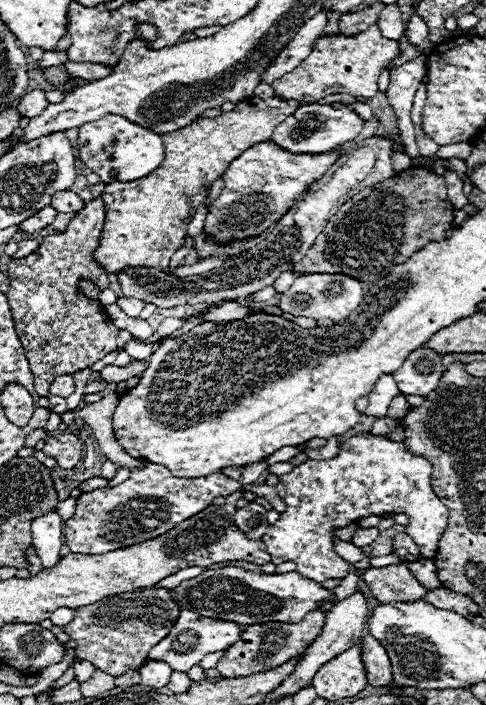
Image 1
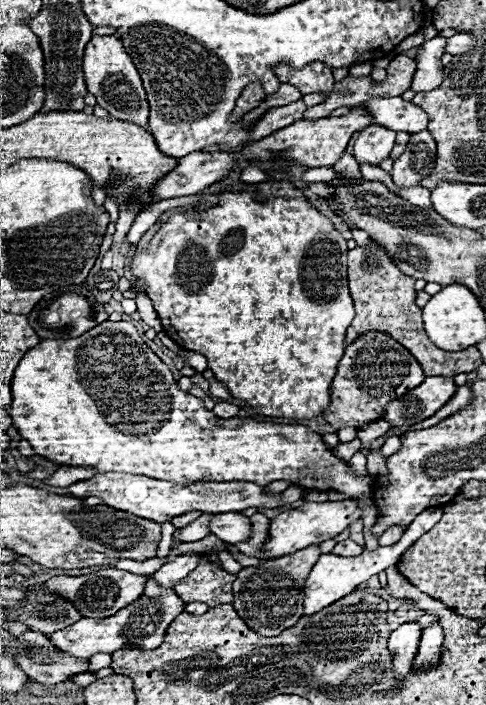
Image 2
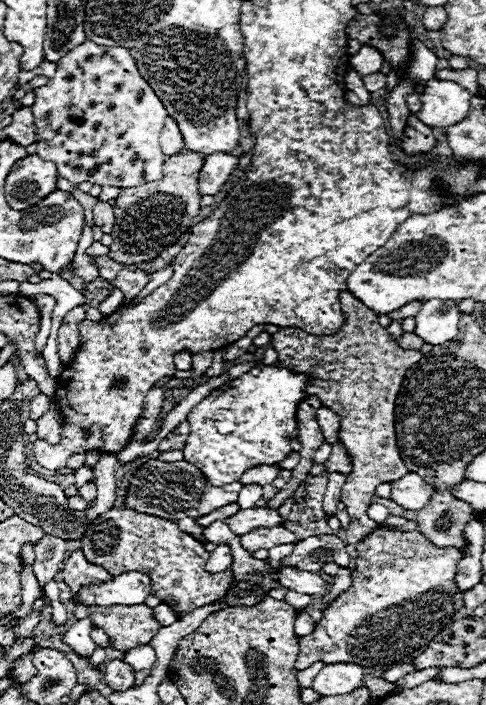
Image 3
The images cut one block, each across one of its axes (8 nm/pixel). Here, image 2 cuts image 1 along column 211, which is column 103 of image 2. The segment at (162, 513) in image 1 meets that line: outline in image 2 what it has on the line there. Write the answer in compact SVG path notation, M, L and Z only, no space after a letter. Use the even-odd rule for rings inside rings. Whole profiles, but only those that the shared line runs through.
M96 474L90 480L80 480L68 486L68 494L74 498L96 496L114 510L122 510L154 522L170 522L174 516L180 516L192 510L220 514L220 512L240 512L250 506L258 506L258 508L282 506L280 494L262 494L262 486L254 486L250 482L202 482L200 480L194 484L176 484L168 480L130 476L130 474Z

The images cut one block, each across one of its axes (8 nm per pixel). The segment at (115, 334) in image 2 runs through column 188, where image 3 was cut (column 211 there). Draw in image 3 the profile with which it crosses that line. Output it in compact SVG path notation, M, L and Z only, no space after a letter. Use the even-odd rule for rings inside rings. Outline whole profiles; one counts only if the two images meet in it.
M256 366L244 376L236 378L228 388L220 388L208 394L200 404L192 408L188 414L190 422L190 436L184 446L184 460L194 464L212 486L222 486L230 482L238 482L240 476L258 464L278 464L290 452L292 438L298 436L296 426L296 404L306 396L302 386L306 384L304 374L294 374L280 366Z

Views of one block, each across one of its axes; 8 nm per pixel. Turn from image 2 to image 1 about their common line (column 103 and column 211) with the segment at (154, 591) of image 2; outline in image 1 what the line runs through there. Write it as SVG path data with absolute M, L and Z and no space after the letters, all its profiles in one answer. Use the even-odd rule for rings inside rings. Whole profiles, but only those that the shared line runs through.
M182 610L178 620L176 620L176 626L170 630L170 634L162 642L158 642L150 650L148 658L156 658L160 662L168 662L168 666L172 666L172 670L176 670L176 672L188 672L206 654L226 650L228 646L232 646L232 642L236 642L236 638L240 638L240 626L236 622L204 618L198 612Z

